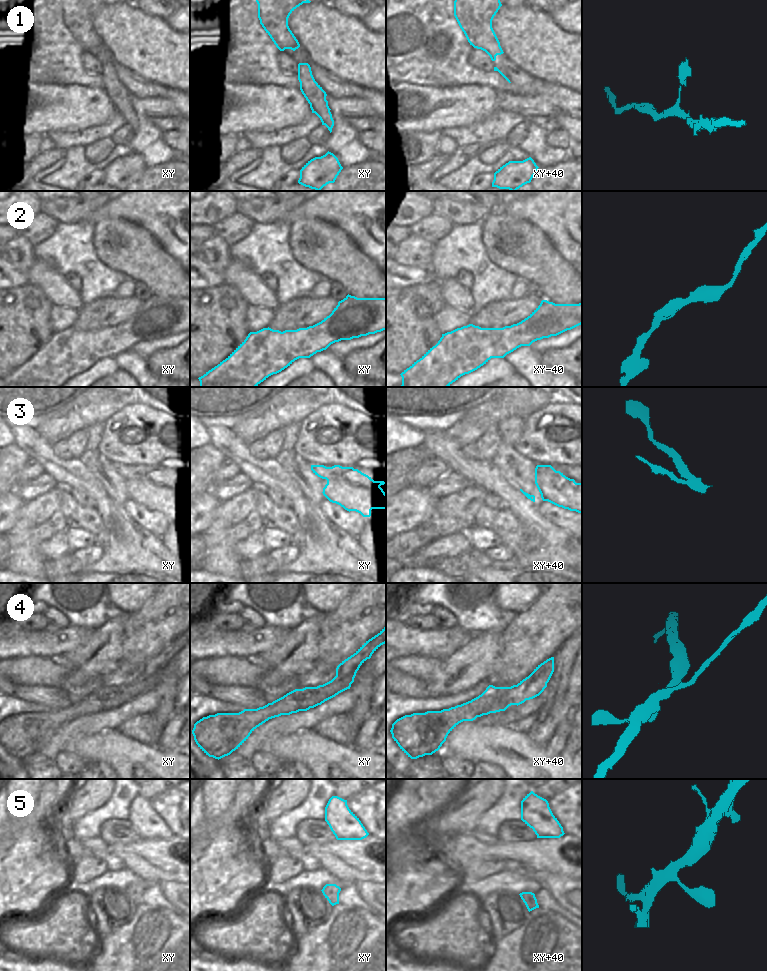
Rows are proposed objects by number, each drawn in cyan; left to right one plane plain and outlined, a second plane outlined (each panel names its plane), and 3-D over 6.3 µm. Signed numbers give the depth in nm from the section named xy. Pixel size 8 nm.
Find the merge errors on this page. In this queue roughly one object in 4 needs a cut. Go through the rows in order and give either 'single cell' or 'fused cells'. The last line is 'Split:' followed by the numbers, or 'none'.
1: single cell
2: single cell
3: single cell
4: fused cells
5: single cell
Split: 4

